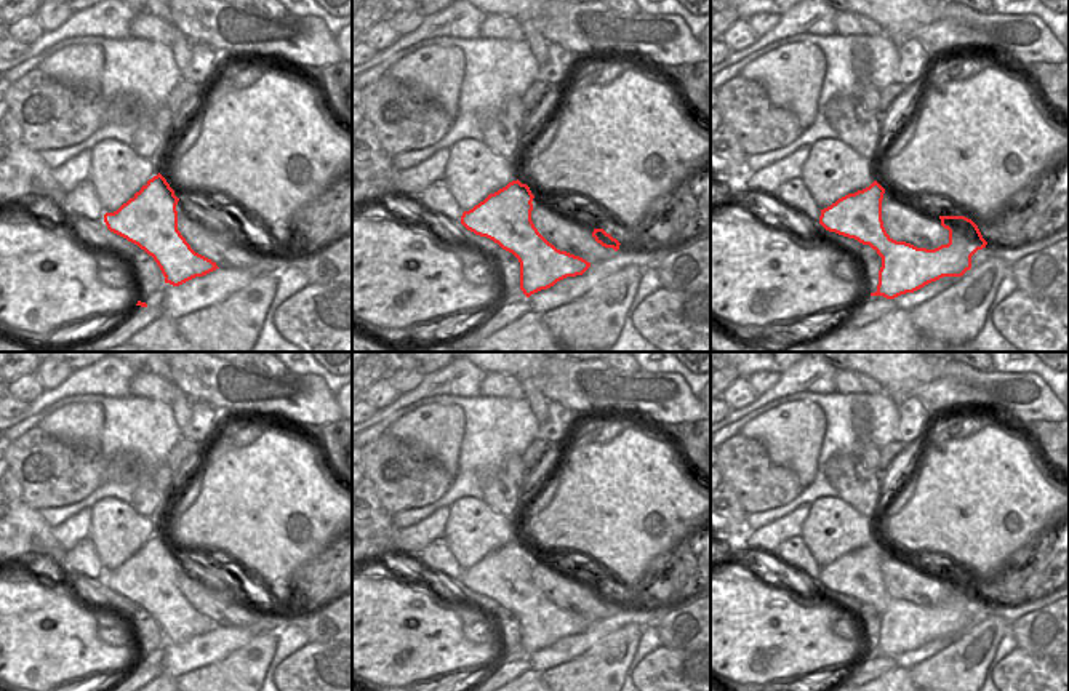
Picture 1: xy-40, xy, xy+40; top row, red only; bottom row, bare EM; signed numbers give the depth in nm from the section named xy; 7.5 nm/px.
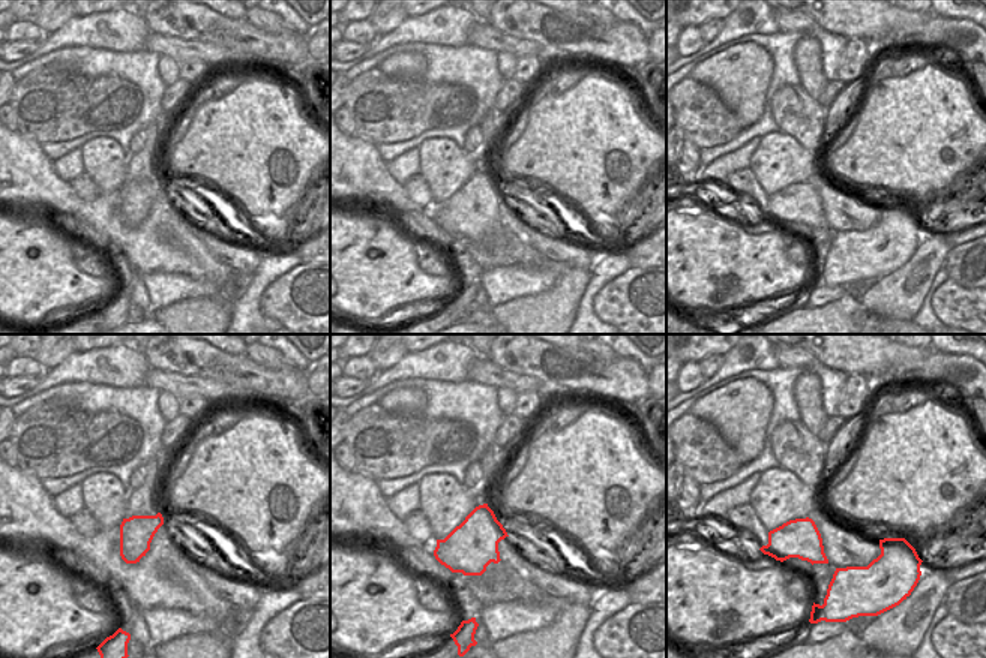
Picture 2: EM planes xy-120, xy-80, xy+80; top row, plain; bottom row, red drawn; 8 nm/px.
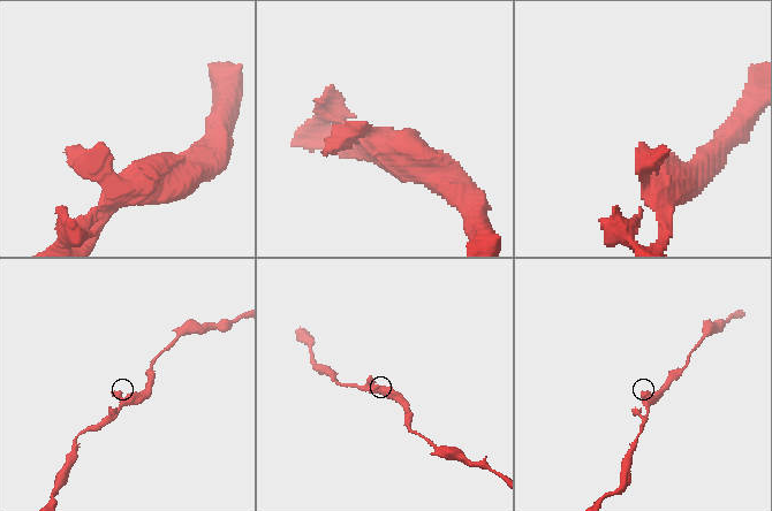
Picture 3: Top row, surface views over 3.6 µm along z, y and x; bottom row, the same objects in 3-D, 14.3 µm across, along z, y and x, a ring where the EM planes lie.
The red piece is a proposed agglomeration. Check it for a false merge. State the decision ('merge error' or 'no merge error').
no merge error

